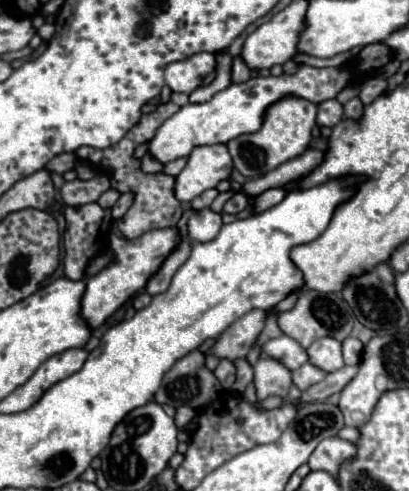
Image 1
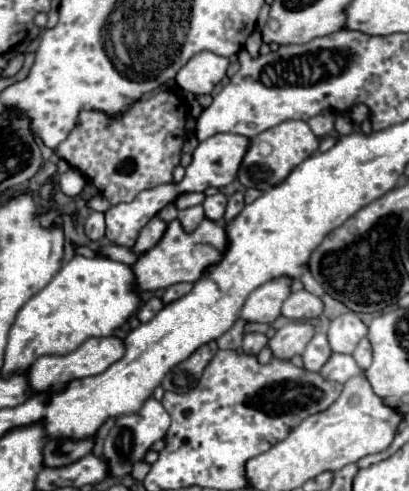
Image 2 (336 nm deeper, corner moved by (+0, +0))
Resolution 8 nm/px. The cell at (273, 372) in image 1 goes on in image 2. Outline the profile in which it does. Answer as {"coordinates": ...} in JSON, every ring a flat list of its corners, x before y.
{"coordinates":[[289,322,277,330,269,346,277,358,293,358,295,354,303,354,313,336,315,326,311,322]]}

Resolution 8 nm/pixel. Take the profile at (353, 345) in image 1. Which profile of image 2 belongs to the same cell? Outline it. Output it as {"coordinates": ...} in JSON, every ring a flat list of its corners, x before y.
{"coordinates":[[363,338,363,340,359,342,359,346,357,346,355,352,353,352,353,358,357,360,357,364,359,364,363,370,367,370,367,368,371,366,373,352,371,352,371,344,369,344,367,338]]}

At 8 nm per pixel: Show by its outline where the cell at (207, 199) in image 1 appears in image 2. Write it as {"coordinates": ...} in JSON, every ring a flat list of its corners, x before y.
{"coordinates":[[193,206,193,208,187,208,187,210,179,210,177,220,181,222,185,232,193,232,201,224,201,220,205,220,203,206]]}

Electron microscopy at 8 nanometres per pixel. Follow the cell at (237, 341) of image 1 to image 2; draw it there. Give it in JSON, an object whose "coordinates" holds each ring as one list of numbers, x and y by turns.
{"coordinates":[[281,276,255,288,241,310,241,318,247,322,273,324,281,314,285,298,291,294,291,282,293,282,291,278]]}

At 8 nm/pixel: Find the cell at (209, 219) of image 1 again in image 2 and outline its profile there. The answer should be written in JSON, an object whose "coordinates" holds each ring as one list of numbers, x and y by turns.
{"coordinates":[[217,192,215,196,209,196,209,198,205,198,205,202,203,202,205,216,207,216,209,220,215,220,215,222,221,222,221,220,223,220,225,206,227,206,227,196,225,196,223,192]]}

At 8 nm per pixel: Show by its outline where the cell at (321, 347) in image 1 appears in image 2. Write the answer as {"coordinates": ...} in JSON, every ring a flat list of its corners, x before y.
{"coordinates":[[347,312,331,322,327,336,333,352,351,354,361,342,361,338,367,336,367,326,355,312]]}

